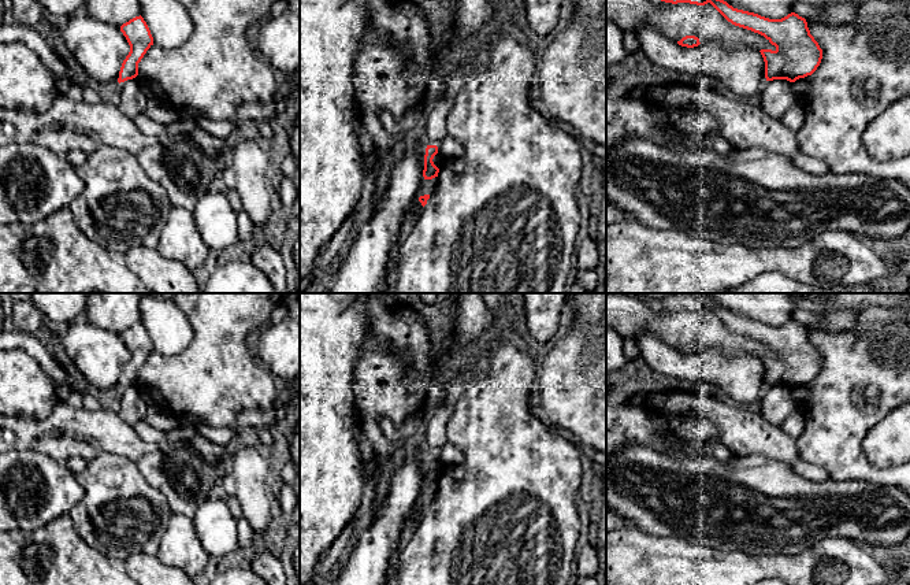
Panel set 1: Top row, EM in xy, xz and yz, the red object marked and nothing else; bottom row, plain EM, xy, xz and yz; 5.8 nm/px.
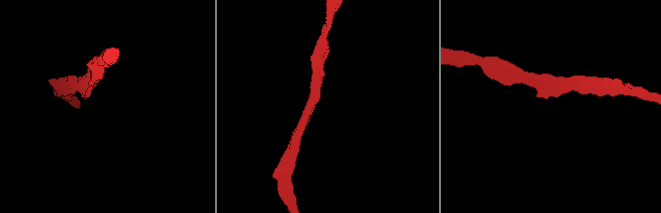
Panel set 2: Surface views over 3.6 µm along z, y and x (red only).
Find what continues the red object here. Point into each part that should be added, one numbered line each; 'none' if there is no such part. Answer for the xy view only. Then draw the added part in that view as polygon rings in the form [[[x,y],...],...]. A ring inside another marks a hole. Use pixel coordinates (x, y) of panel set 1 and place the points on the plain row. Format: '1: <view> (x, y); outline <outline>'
none

